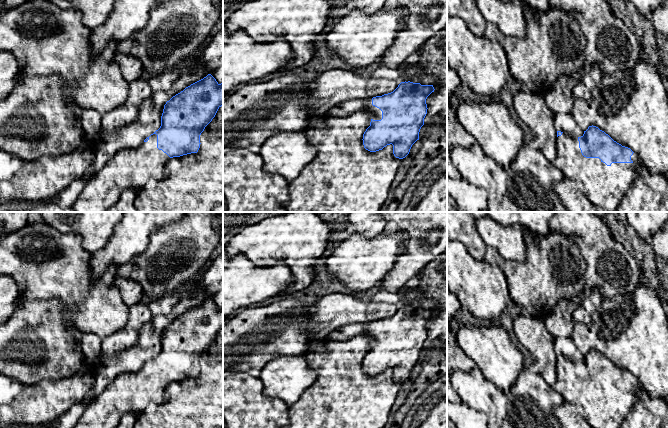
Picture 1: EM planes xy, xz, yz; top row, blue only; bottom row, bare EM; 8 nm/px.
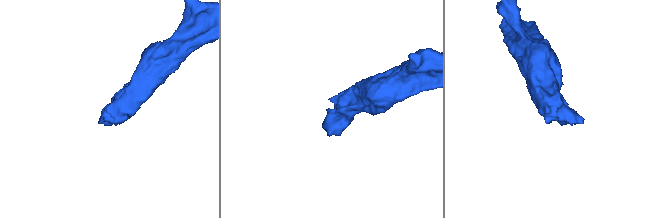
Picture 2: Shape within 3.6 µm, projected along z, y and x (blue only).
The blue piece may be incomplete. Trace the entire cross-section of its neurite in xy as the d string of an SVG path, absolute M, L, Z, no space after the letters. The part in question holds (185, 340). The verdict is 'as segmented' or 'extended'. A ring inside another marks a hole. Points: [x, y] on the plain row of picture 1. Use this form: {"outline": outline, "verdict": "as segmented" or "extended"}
{"outline": "M211 298L186 311L164 329L160 352L138 371L117 375L88 404L74 428L116 428L124 414L140 416L150 403L163 403L171 382L198 376L201 357L222 329L223 307L219 308Z", "verdict": "extended"}

